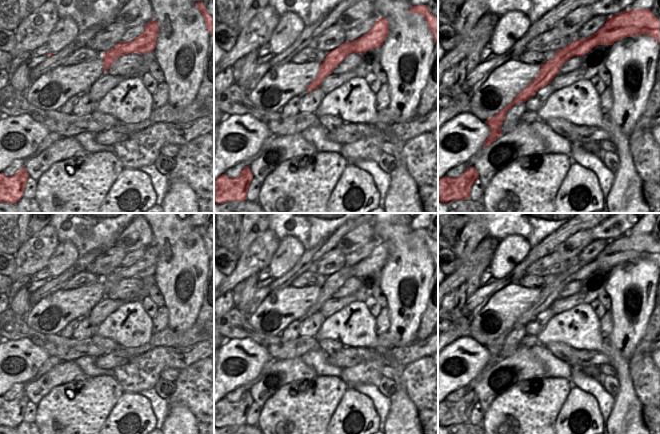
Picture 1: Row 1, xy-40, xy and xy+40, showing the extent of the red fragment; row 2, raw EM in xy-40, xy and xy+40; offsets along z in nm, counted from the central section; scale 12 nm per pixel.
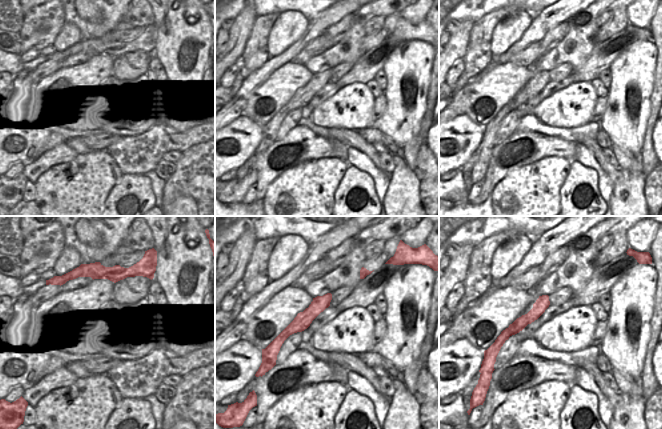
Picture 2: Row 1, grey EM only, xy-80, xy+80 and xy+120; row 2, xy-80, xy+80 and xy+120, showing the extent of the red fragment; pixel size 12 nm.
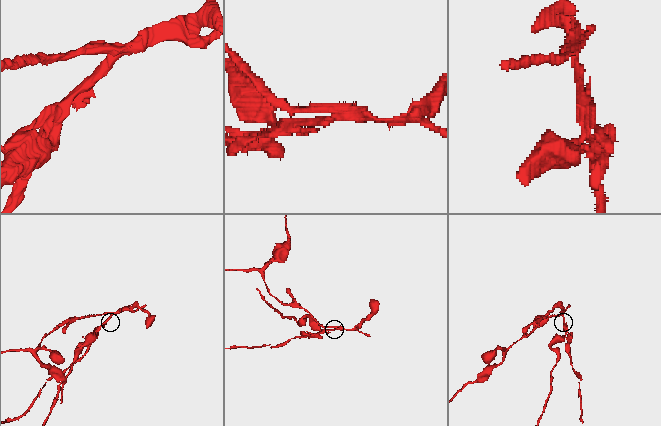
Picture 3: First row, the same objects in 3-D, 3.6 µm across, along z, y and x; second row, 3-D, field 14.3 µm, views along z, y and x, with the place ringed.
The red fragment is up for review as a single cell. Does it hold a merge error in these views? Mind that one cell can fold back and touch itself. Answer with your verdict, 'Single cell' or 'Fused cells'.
Fused cells.

